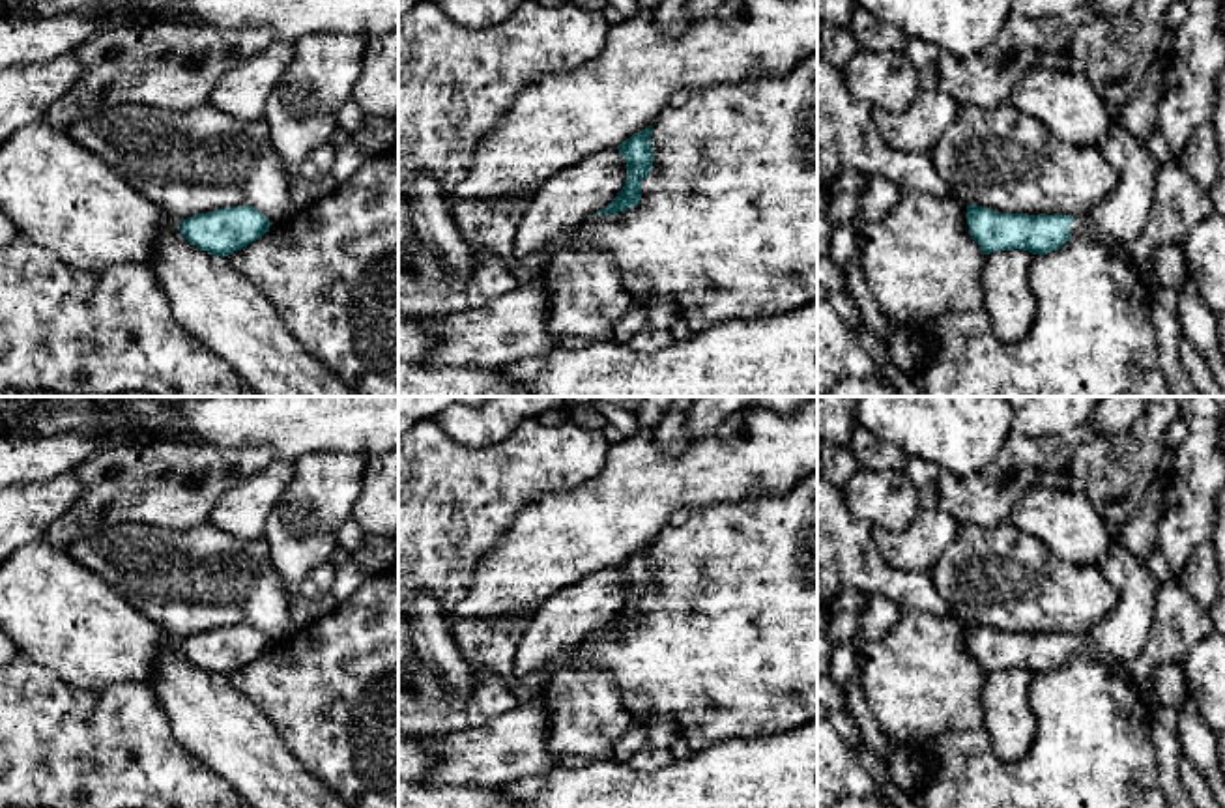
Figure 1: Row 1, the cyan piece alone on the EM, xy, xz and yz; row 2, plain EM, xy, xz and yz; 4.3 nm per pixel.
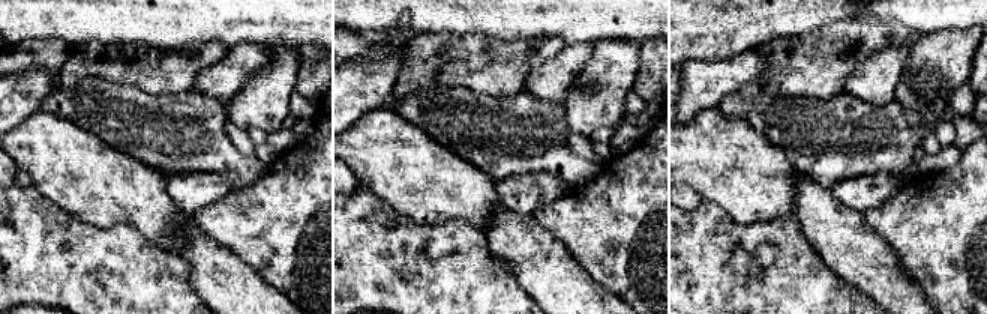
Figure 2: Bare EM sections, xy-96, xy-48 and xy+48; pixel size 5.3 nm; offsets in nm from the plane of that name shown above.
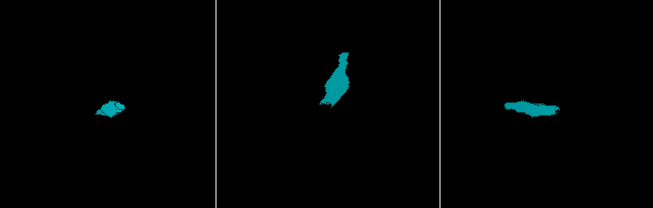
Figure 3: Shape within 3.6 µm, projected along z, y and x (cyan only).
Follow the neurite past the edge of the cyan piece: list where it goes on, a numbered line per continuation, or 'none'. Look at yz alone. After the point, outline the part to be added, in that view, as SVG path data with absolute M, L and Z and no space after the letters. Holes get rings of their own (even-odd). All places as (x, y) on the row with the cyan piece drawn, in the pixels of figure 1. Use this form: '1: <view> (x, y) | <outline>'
1: yz (1080, 227) | M1074 215L1074 223L1070 226L1072 238L1074 236L1087 238L1088 232L1090 232L1090 223L1088 223L1087 215L1083 215L1083 217Z

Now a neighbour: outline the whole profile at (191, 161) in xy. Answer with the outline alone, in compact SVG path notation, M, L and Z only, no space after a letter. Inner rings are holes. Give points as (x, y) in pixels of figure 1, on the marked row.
M118 103L82 118L65 133L153 202L176 226L196 213L232 206L252 206L271 223L284 223L299 209L286 178L288 168L264 118L238 120L209 103L189 110Z

